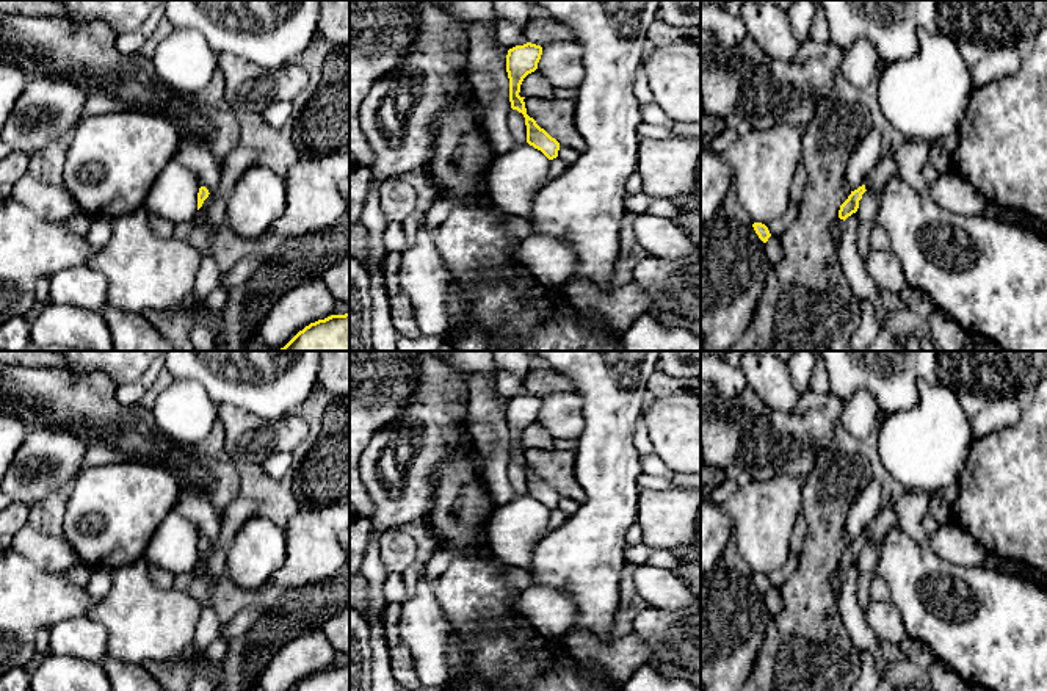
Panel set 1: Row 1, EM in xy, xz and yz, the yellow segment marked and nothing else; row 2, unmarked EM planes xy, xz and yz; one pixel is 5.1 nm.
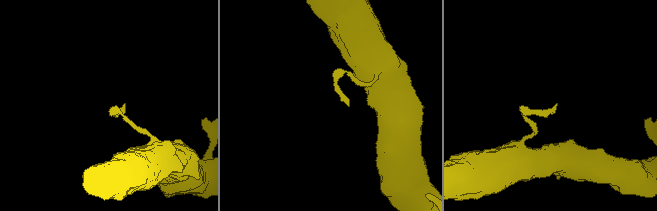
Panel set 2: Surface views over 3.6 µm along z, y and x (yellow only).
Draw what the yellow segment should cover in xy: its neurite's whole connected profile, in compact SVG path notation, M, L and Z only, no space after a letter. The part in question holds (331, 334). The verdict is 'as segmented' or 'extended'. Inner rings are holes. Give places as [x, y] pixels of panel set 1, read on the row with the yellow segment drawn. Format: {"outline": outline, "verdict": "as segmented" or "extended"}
{"outline": "M350 313L310 323L279 351L350 351Z", "verdict": "as segmented"}

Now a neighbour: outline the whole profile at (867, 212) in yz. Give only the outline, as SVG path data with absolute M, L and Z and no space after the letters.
M865 191L859 201L857 218L859 222L876 222L878 197Z

